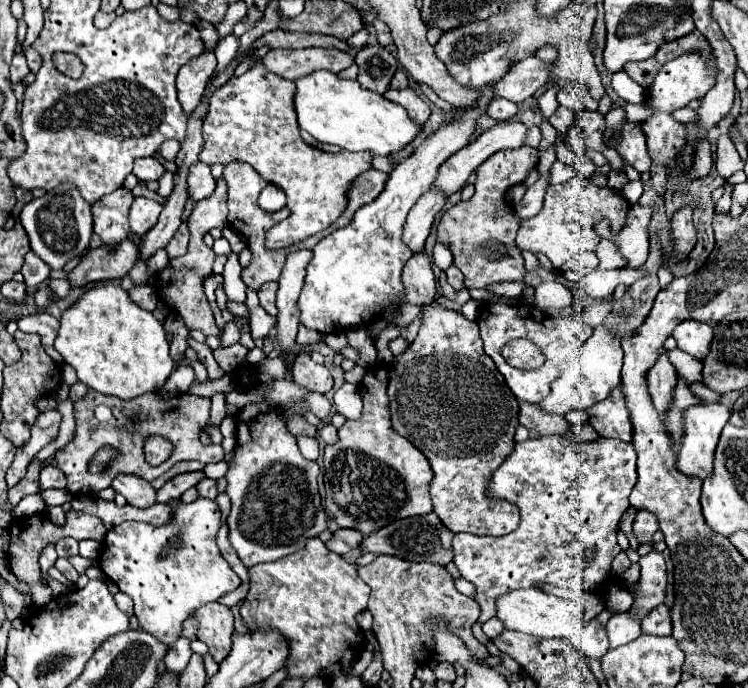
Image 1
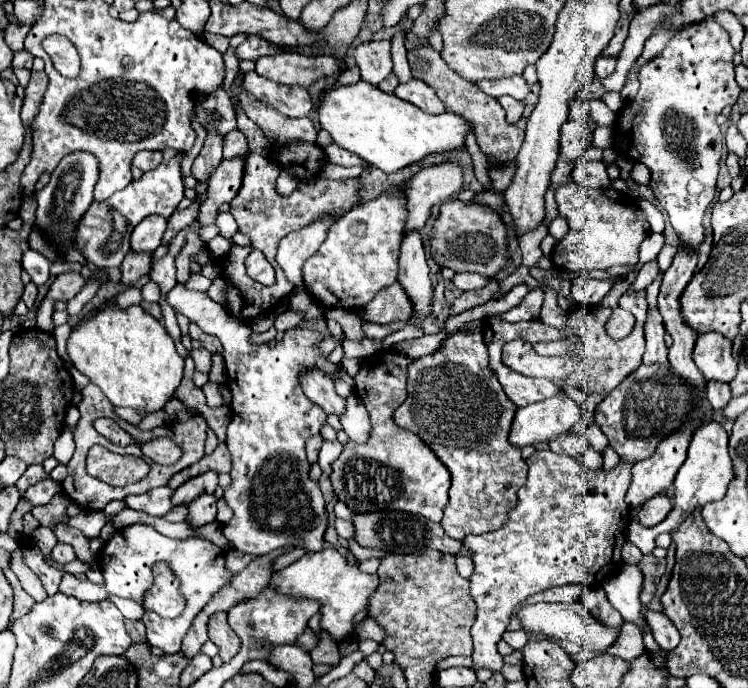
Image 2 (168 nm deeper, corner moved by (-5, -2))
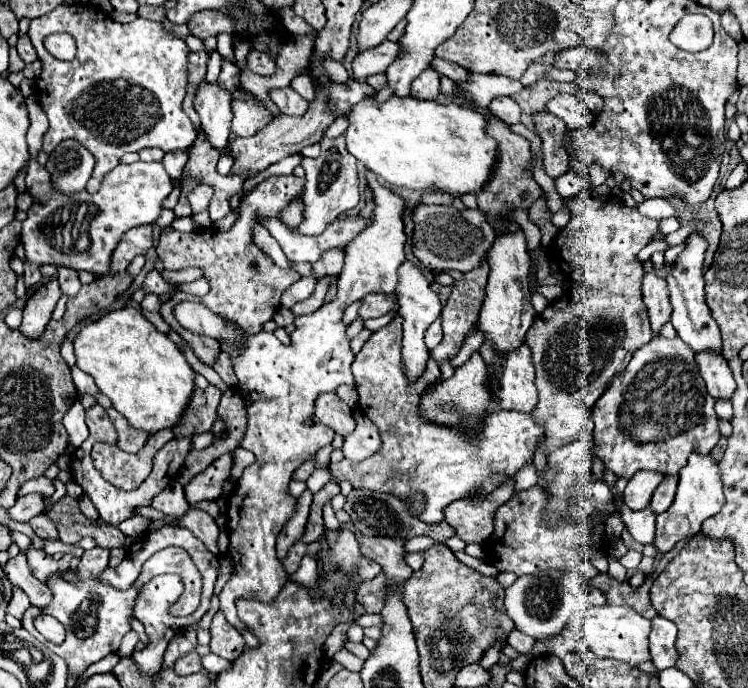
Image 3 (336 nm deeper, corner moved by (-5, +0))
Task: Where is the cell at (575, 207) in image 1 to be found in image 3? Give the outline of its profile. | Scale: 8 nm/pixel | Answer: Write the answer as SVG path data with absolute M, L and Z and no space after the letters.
M572 196L566 200L570 210L570 222L562 228L552 244L546 248L552 262L570 278L574 286L564 291L561 300L554 300L548 308L536 316L536 322L526 334L526 342L532 348L532 364L536 368L536 386L540 402L534 410L536 420L546 428L548 438L574 438L588 420L590 410L618 376L632 354L652 340L648 330L648 318L644 318L642 280L644 270L636 254L650 242L652 234L658 232L658 220L642 216L636 208L628 208L620 198L580 198Z

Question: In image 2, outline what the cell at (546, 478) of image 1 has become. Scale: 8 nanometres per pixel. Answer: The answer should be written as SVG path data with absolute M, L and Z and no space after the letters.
M550 450L536 452L526 460L528 478L524 486L518 490L518 502L514 510L508 514L508 522L484 536L466 536L464 546L472 550L474 574L470 576L470 592L478 604L476 622L472 626L474 652L472 658L476 666L500 670L504 666L502 656L496 650L498 640L502 638L508 618L518 602L526 596L562 584L592 584L594 580L602 582L612 570L616 570L622 562L620 552L626 542L626 528L630 522L630 510L624 502L626 490L632 480L632 464L620 462L612 472L584 472L580 462L570 456L554 454Z

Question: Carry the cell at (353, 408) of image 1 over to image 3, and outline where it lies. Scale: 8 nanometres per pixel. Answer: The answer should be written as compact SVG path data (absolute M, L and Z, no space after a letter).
M354 410L354 420L356 420L356 430L346 436L342 450L348 460L360 462L378 450L380 436L376 426L362 414L362 410Z

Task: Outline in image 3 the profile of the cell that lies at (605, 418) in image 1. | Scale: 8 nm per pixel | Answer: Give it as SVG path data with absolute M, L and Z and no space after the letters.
M652 338L648 346L642 346L626 366L622 374L618 374L612 386L600 396L592 410L594 420L594 440L596 440L596 456L610 468L616 476L630 478L638 470L656 470L662 474L678 474L686 464L690 452L708 454L720 438L718 432L718 416L714 412L714 398L706 392L704 380L694 366L694 350L684 344L680 338L664 340Z

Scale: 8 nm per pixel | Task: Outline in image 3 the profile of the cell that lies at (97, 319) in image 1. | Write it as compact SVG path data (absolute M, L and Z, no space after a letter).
M132 306L112 310L84 326L74 338L74 354L76 366L96 380L100 392L112 400L130 426L150 434L174 426L194 392L194 370L178 346Z

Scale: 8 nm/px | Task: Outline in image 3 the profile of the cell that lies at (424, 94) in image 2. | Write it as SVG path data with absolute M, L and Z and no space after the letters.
M428 68L412 82L410 96L418 100L436 100L440 96L440 76L436 70Z

